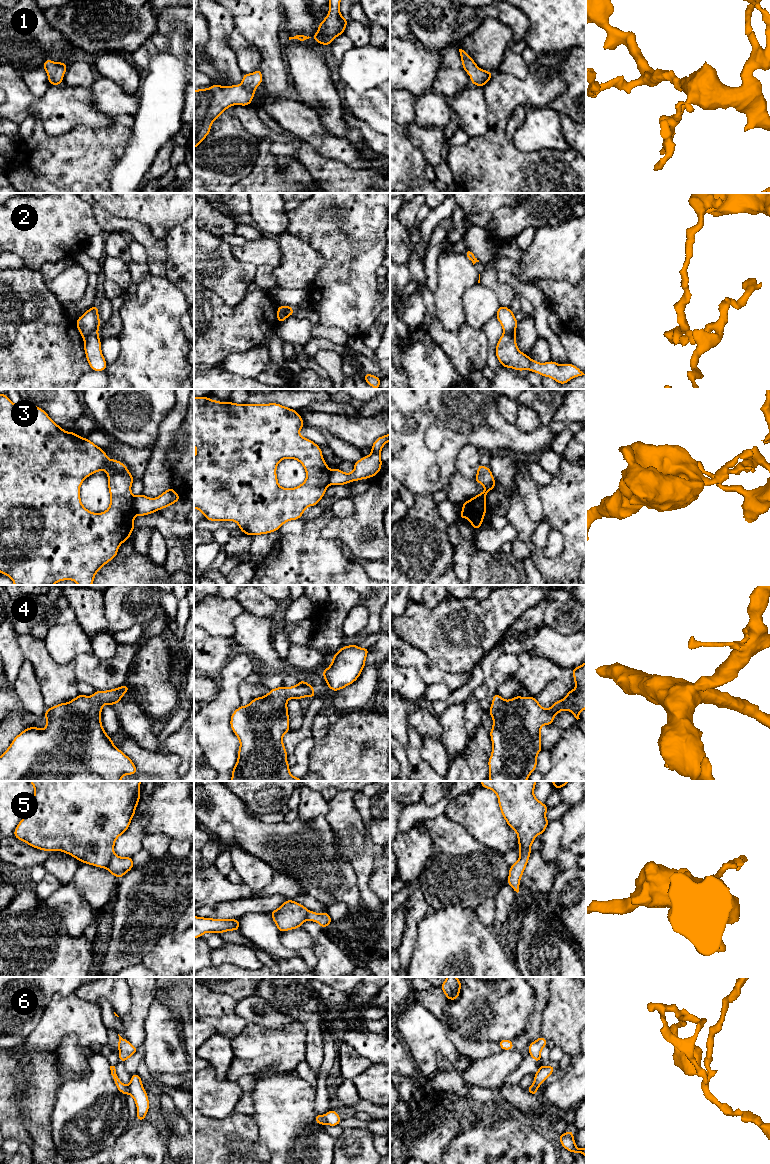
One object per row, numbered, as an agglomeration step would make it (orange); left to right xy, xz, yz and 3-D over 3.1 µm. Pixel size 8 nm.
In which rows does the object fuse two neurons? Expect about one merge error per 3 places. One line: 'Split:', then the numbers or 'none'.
Split: 2, 3, 5, 6

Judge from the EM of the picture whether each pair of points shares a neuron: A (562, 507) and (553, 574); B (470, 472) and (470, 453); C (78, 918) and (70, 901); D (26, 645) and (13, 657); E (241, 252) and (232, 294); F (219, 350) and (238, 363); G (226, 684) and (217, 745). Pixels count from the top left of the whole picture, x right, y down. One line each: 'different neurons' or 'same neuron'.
A: same neuron
B: same neuron
C: same neuron
D: different neurons
E: different neurons
F: different neurons
G: same neuron

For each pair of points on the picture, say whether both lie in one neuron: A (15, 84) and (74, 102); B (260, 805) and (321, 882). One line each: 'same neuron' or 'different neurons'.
A: same neuron
B: different neurons

